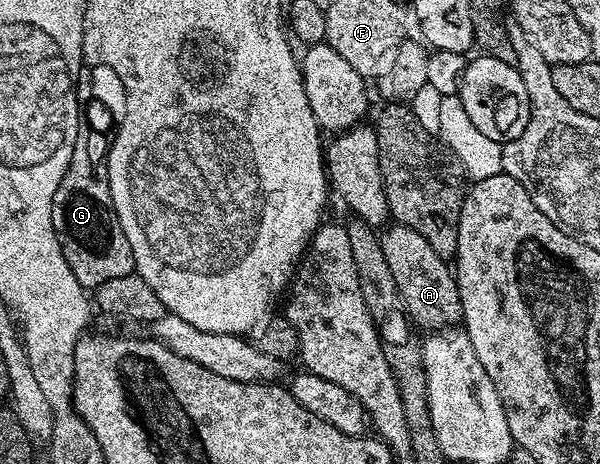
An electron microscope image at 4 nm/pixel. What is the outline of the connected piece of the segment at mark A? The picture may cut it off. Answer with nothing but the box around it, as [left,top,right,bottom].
[379,223,464,330]

